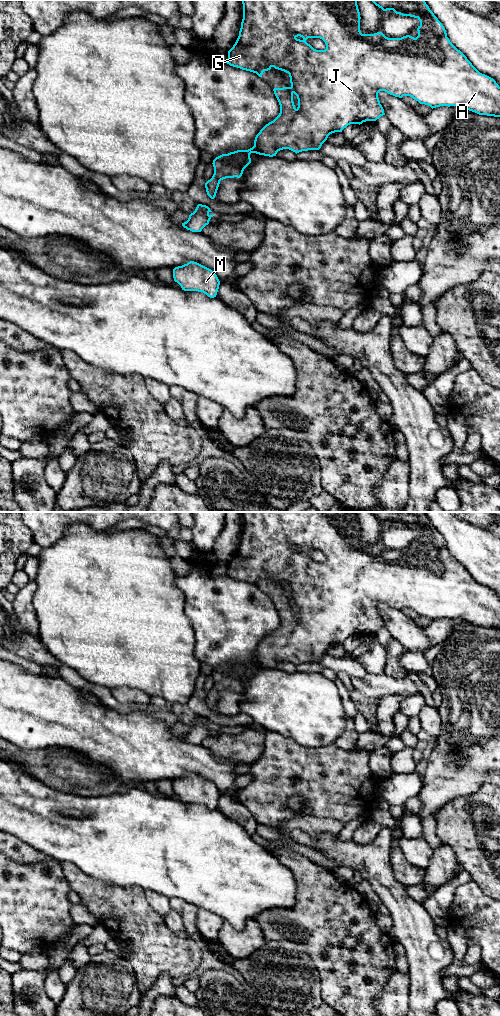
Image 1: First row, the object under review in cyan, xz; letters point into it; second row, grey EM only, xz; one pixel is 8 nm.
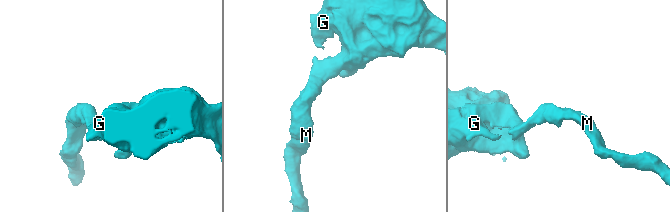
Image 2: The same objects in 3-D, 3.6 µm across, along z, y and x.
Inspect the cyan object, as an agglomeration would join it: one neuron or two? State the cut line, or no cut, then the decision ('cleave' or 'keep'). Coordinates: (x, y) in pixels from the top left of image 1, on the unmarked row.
no cut | keep

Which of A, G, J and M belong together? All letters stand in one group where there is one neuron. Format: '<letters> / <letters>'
A G J M

